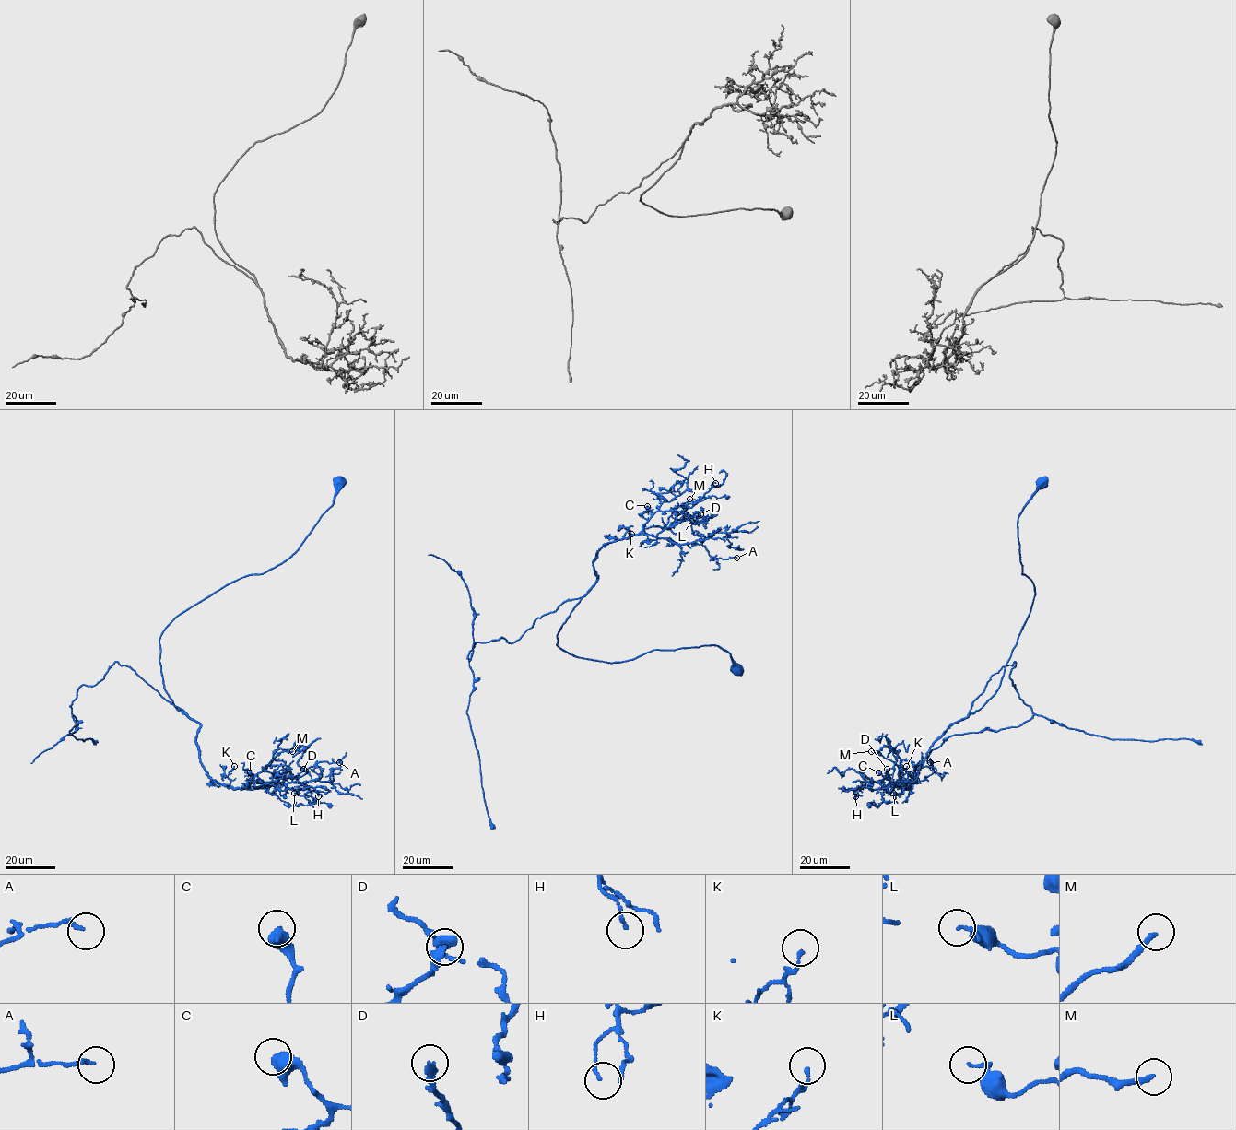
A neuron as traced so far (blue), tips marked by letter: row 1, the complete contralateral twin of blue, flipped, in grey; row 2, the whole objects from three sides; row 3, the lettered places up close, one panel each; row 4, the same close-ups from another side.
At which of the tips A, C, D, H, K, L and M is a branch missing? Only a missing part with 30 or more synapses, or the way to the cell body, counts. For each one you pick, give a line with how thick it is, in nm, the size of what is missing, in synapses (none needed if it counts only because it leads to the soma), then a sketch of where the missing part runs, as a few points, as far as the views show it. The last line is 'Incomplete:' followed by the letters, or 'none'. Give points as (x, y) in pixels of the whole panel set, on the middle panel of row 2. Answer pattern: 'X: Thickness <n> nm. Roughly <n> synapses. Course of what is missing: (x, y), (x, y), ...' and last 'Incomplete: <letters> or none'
Incomplete: none

